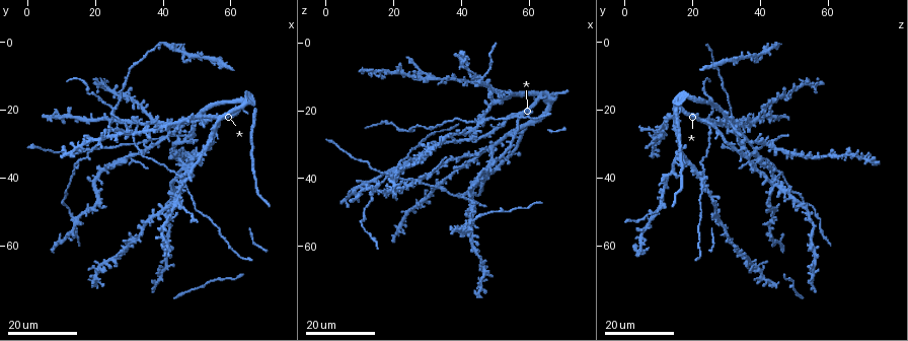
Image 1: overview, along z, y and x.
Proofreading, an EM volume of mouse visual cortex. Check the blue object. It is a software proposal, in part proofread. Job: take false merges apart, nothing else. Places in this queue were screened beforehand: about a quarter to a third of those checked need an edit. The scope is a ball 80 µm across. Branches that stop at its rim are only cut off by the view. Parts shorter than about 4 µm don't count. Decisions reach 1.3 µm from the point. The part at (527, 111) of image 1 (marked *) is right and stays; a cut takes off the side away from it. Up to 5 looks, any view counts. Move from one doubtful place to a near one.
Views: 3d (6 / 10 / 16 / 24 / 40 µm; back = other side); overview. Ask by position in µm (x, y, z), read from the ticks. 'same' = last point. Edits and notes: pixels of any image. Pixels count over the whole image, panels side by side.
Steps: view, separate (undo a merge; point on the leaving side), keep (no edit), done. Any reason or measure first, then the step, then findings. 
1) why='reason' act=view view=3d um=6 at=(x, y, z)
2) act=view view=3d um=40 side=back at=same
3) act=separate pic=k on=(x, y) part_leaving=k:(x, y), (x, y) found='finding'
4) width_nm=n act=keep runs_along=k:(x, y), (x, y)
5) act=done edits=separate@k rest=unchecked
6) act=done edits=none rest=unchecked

why='side arm on a straight run' act=view view=3d um=16 at=(24.0, 24.5, 33.5)

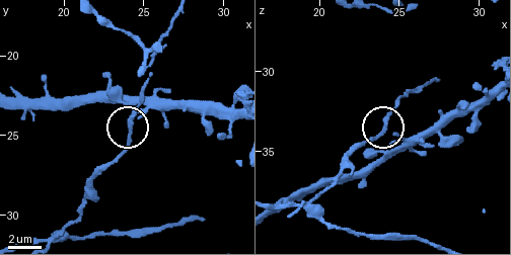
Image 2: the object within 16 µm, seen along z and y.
act=view view=3d um=10 at=(24.2, 24.1, 33.1)

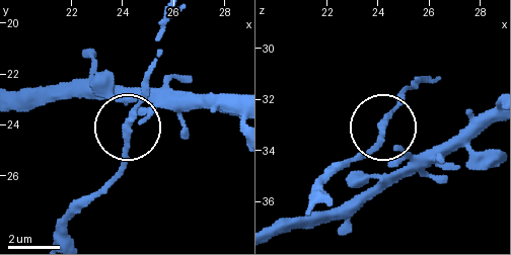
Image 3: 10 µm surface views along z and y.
act=keep runs_along=3:(235, 112), (156, 109), (128, 128), (148, 79) found='one cell here'

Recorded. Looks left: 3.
act=view view=3d um=16 at=(19.0, 31.0, 39.0)

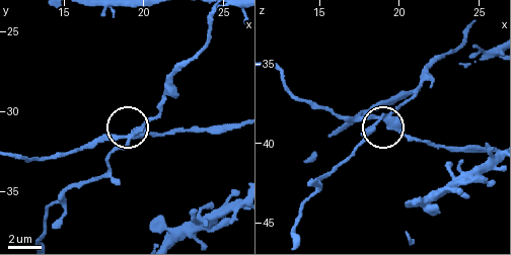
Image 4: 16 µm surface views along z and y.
act=view view=3d um=6 at=(19.3, 31.4, 38.7)

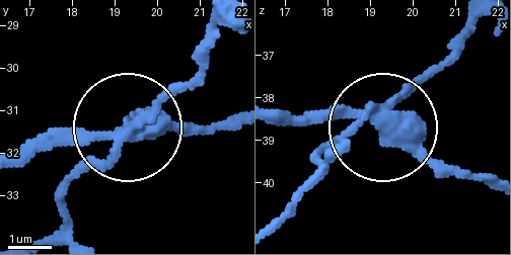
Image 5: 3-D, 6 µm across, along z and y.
arms=5 act=separate pic=5 on=(60, 129) part_leaving=5:(127, 137), (232, 125) found='a second cell is stuck on'

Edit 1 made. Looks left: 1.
act=done edits=separate@5 rest=unchecked

